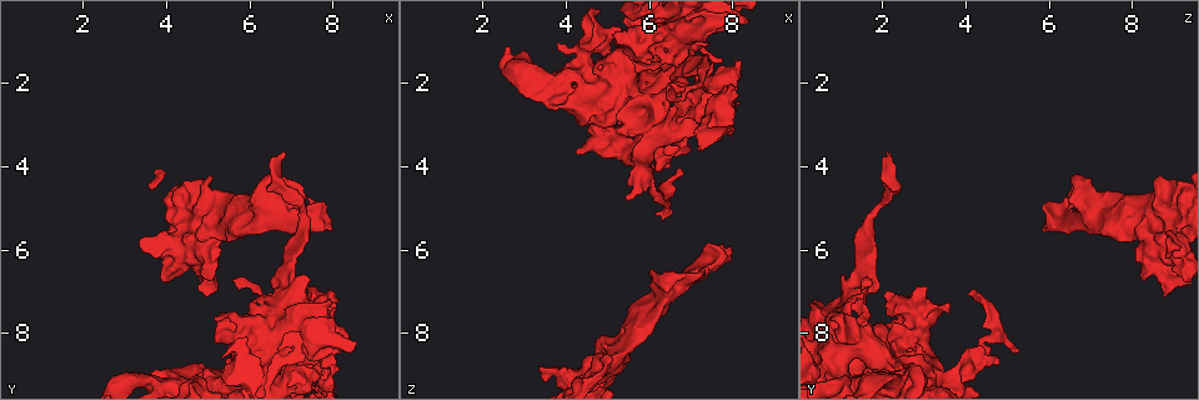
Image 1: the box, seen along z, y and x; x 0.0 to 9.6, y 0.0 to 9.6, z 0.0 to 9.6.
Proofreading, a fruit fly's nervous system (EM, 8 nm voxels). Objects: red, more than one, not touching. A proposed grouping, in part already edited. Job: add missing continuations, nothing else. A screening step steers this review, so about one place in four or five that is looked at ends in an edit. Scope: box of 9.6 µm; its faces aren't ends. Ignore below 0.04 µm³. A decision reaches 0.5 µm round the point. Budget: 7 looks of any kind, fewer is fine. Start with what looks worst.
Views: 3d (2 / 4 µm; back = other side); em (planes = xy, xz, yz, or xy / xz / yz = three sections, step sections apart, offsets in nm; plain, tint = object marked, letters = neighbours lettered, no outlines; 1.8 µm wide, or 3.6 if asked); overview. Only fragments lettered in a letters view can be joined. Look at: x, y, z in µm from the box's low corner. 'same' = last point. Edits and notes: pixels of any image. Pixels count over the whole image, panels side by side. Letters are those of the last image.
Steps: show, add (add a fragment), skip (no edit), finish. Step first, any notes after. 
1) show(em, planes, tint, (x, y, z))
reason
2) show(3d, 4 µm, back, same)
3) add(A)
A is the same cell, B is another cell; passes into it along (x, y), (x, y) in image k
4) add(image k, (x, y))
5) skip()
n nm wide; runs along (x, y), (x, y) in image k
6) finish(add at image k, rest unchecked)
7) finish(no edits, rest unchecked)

show(em, planes, letters, (7.55, 5.30, 6.30))
abrupt turn

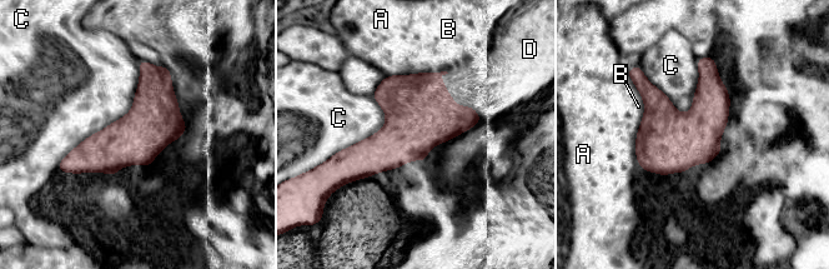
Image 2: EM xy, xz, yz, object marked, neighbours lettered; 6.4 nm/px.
add(D)
C touches over 850 nm; D is the same cell, A, B and C are other cells; it goes on there

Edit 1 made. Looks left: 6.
show(overview)

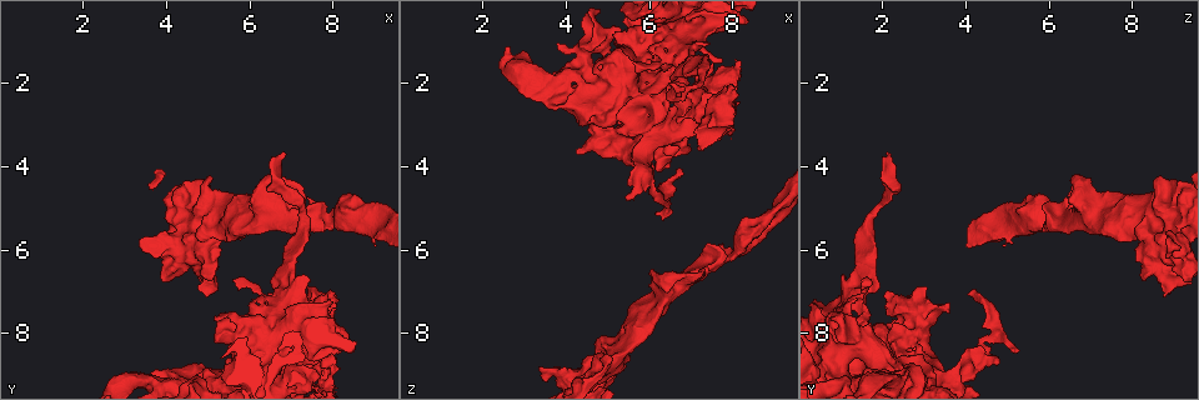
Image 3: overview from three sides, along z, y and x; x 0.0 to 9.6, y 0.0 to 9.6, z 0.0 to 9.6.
show(3d, 2 µm, back, (3.35, 5.80, 8.80))

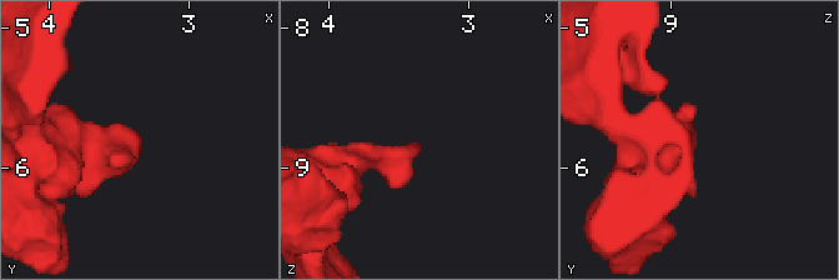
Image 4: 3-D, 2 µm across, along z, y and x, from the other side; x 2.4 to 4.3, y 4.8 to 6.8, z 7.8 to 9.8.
show(em, yz, step 16, letters, (3.38, 5.80, 8.80))

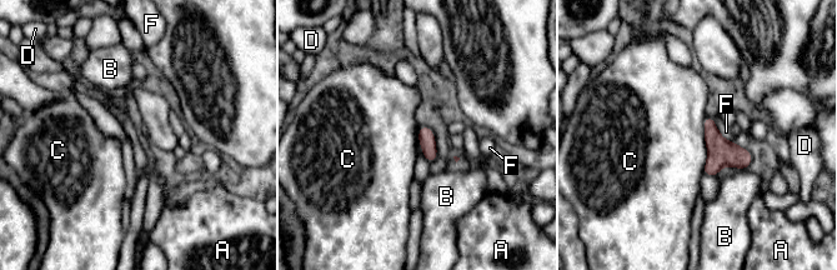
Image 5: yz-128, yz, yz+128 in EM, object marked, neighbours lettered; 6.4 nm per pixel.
show(em, planes, letters, same)

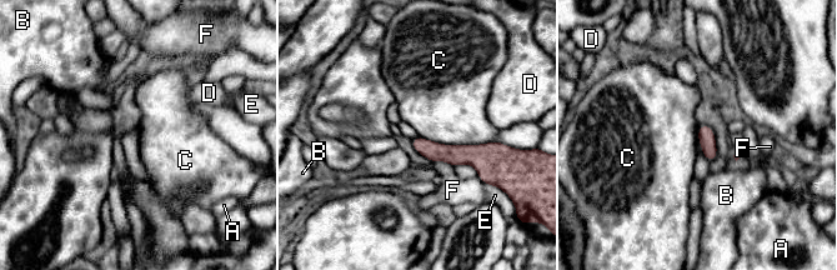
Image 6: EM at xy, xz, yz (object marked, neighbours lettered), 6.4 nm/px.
skip()
A, B, C, D, E and F are other cells; runs along (415, 143), (439, 153), (491, 149) in image 6; none of them fits

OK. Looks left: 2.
show(em, yz, step 16, letters, (5.30, 8.10, 0.85))
branch stops here

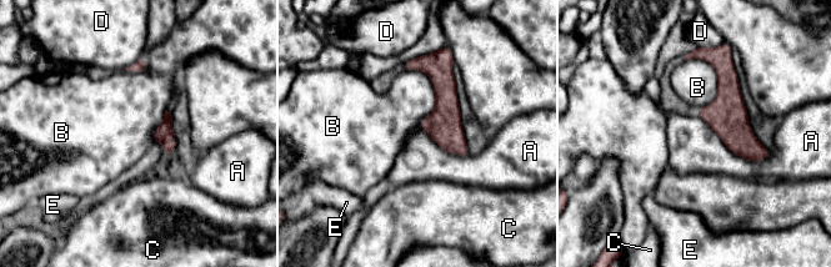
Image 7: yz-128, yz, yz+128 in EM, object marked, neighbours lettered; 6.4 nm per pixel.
skip()
A touches over 550 nm; A, B, C, D and E are other cells; border along (697, 116), (736, 155), (770, 155) in image 7; no lettered fragment goes on from it

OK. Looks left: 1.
finish(add at image 2, rest unchecked)

